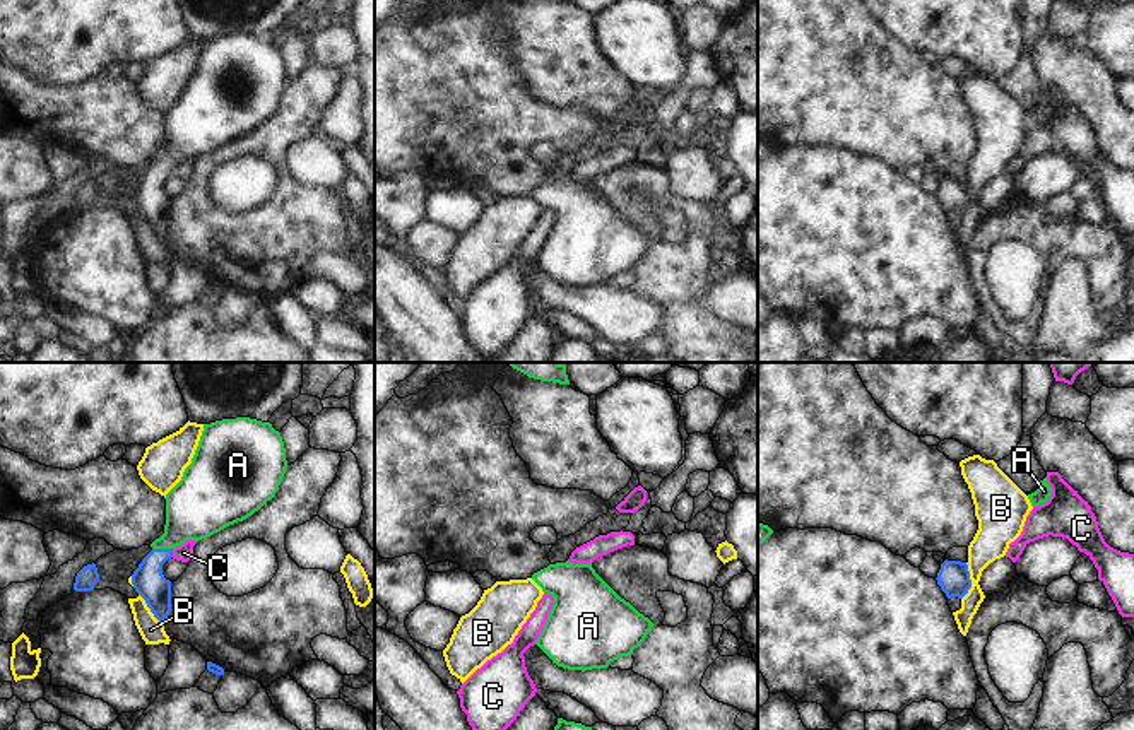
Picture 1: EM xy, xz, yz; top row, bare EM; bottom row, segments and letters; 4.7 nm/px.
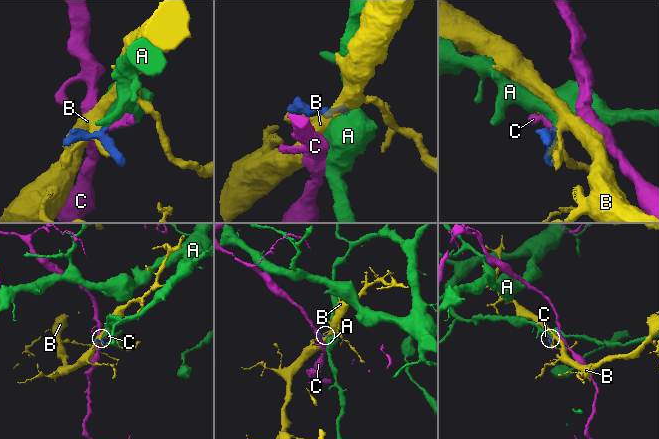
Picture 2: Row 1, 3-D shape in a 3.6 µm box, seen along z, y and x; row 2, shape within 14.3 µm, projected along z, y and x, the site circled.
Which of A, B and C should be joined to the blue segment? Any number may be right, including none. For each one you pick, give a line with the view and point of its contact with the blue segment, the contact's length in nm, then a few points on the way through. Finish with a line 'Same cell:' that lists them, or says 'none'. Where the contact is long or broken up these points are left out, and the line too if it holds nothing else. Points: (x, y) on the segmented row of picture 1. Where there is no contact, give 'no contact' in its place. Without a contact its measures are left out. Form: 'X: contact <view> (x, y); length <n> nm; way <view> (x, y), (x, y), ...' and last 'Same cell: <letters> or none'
A: contact xy (163, 549); length 100 nm; way xy (147, 580), (151, 565), (163, 549), (195, 508)
Same cell: A

